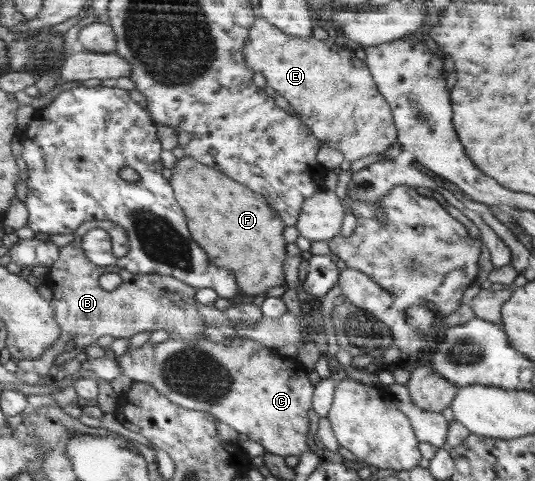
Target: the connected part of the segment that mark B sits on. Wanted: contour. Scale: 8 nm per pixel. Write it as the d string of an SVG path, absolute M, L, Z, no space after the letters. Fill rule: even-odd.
M94 220L89 221L88 224L82 224L79 228L76 228L76 231L73 233L74 240L71 244L68 244L64 247L59 247L59 259L56 260L56 263L53 263L51 266L51 271L48 273L48 286L53 290L53 293L55 294L53 297L53 305L56 307L56 317L59 318L60 322L60 329L63 329L64 337L60 337L58 343L52 347L52 349L47 350L46 355L40 357L40 359L30 359L30 360L20 360L18 365L21 369L28 371L34 371L37 372L40 375L48 375L50 371L52 371L52 367L54 367L54 361L58 355L61 353L64 353L65 346L68 341L74 340L74 347L84 347L87 345L92 345L92 343L95 343L97 339L100 339L100 337L104 337L104 335L111 335L114 338L131 338L133 335L136 335L136 333L151 333L152 331L160 331L160 329L164 329L164 331L168 332L169 339L204 339L205 334L204 331L206 331L206 323L204 322L204 317L198 312L198 307L196 306L196 291L197 287L193 285L188 285L187 282L180 281L179 278L174 279L172 276L161 276L156 273L146 273L146 274L140 274L140 273L132 273L131 270L122 269L116 265L110 265L110 266L102 266L96 265L91 262L91 260L86 256L86 254L83 252L83 237L87 235L87 231L90 229L91 226L96 226L100 229L104 229L104 231L108 232L108 235L111 237L111 247L112 247L112 253L116 255L116 257L122 257L123 255L126 255L128 253L128 249L130 249L130 246L128 246L128 234L126 234L126 229L124 227L120 226L118 223L114 223L114 221L110 220ZM108 272L116 272L121 277L121 284L116 287L116 289L113 289L112 291L106 291L100 284L99 279L100 276L104 275Z

